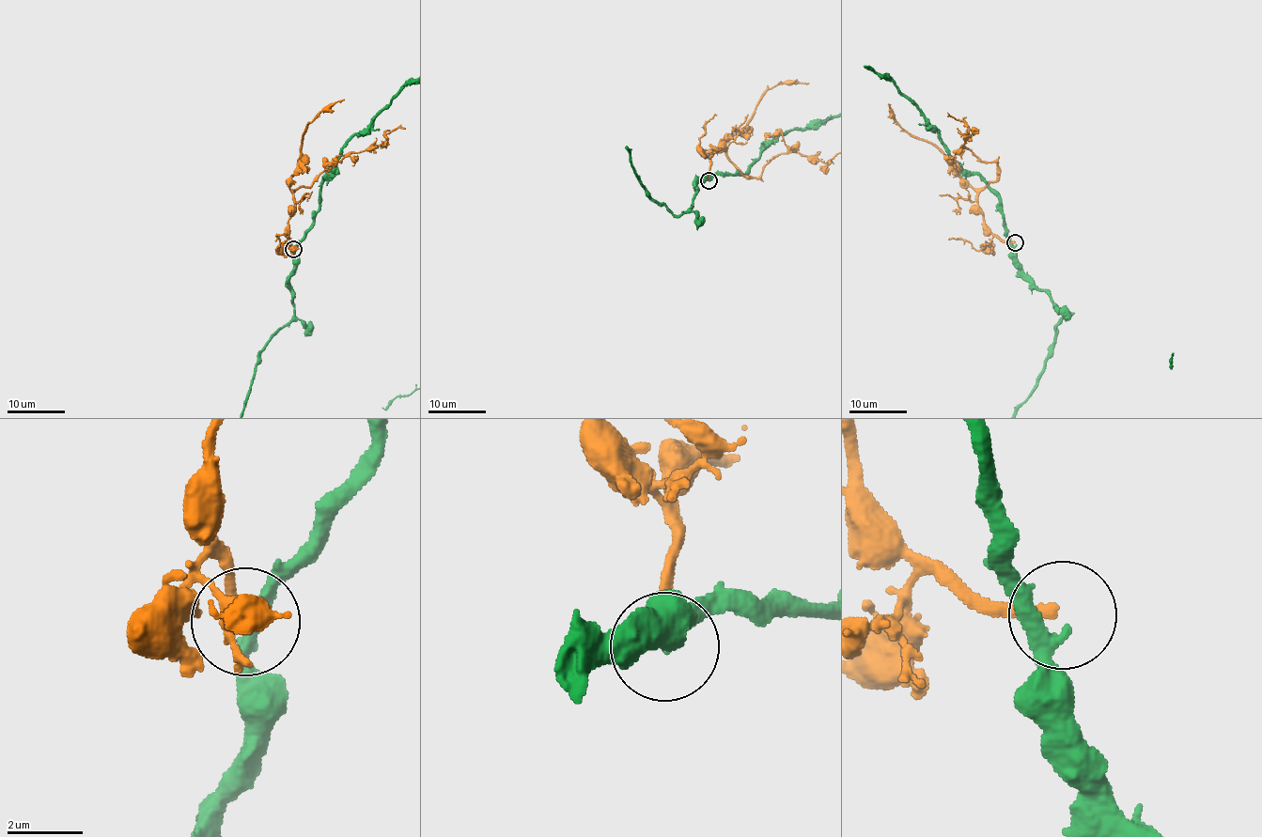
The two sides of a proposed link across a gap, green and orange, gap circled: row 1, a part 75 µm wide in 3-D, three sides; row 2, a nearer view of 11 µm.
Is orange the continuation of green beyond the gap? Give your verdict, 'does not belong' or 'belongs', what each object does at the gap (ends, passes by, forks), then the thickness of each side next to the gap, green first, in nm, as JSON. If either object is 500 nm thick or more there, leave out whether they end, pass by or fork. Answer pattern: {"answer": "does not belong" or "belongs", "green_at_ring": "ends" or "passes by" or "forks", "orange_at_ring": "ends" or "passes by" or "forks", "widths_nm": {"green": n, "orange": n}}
{"answer": "does not belong", "green_at_ring": "passes by", "orange_at_ring": "ends", "widths_nm": {"green": 200, "orange": 280}}

